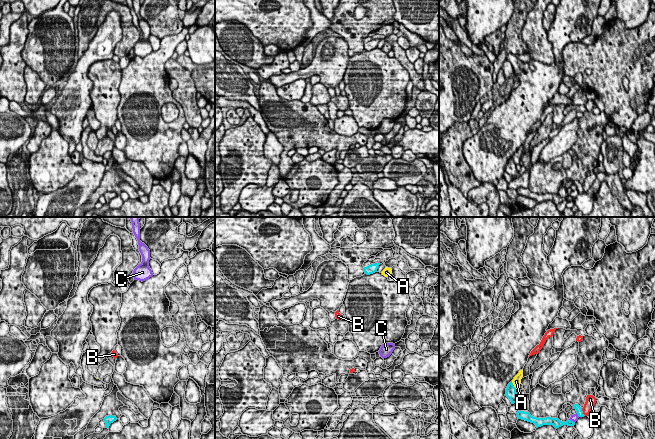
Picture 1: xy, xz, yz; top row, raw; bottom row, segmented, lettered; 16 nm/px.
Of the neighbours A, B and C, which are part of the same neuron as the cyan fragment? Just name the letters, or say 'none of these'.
B

